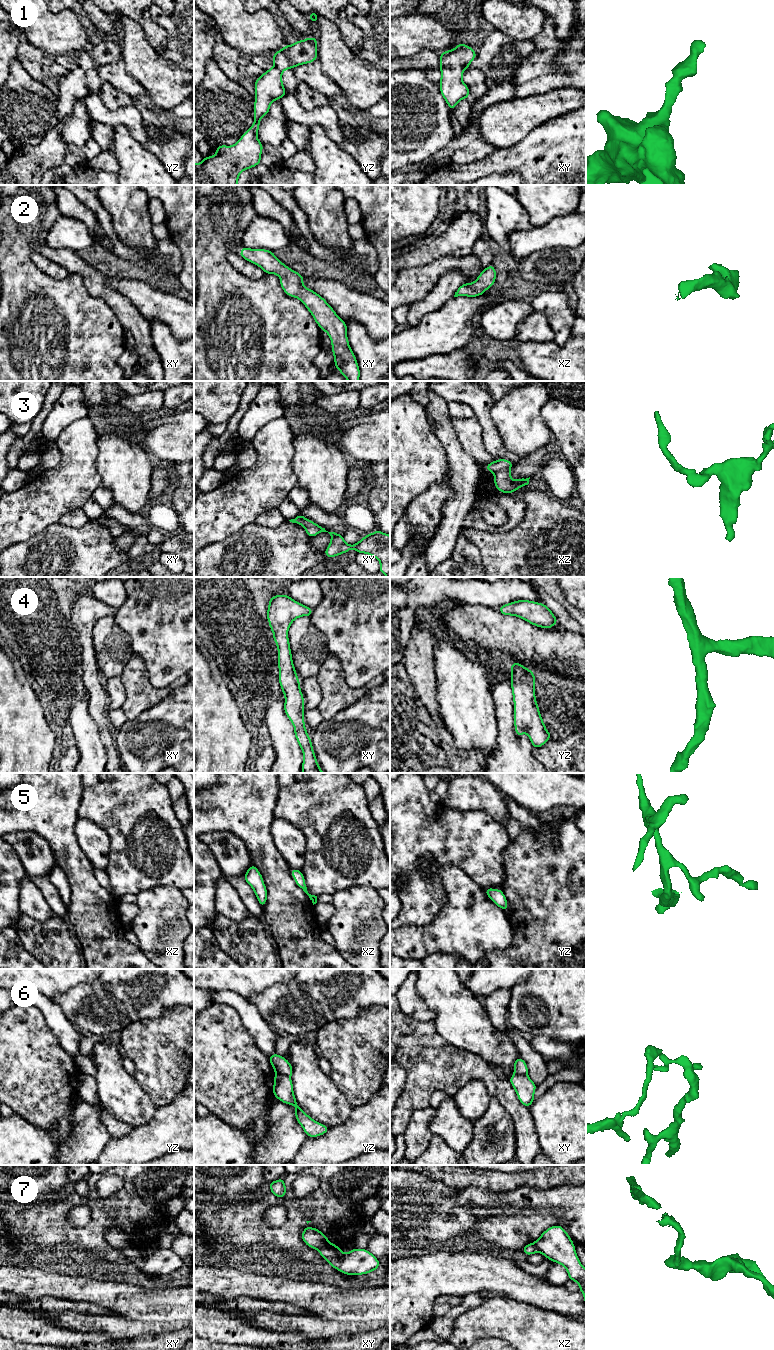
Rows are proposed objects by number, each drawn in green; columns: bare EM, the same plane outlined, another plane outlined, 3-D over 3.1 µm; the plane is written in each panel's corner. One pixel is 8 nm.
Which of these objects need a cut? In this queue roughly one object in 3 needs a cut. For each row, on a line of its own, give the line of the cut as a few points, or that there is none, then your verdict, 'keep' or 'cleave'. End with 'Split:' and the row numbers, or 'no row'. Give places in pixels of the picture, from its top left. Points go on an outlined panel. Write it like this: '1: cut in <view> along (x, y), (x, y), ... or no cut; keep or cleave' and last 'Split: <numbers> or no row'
1: no cut; keep
2: no cut; keep
3: cut in xz along (509, 468), (503, 468), (494, 473); cleave
4: no cut; keep
5: no cut; keep
6: cut in yz along (275, 1073), (289, 1076); cleave
7: cut in xy along (344, 1254), (338, 1269); cleave
Split: 3, 6, 7

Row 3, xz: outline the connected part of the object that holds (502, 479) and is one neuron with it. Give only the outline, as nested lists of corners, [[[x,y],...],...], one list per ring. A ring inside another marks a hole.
[[[503,469],[494,473],[495,488],[502,493],[510,494],[529,484],[529,478],[511,479],[511,470]]]

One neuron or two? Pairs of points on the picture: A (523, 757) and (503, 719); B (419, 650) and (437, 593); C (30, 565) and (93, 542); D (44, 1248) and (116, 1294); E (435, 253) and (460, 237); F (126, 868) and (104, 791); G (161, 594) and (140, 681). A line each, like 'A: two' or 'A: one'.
A: one
B: two
C: one
D: two
E: one
F: one
G: two

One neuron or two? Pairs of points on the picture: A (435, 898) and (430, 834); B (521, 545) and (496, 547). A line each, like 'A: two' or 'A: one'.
A: one
B: one

